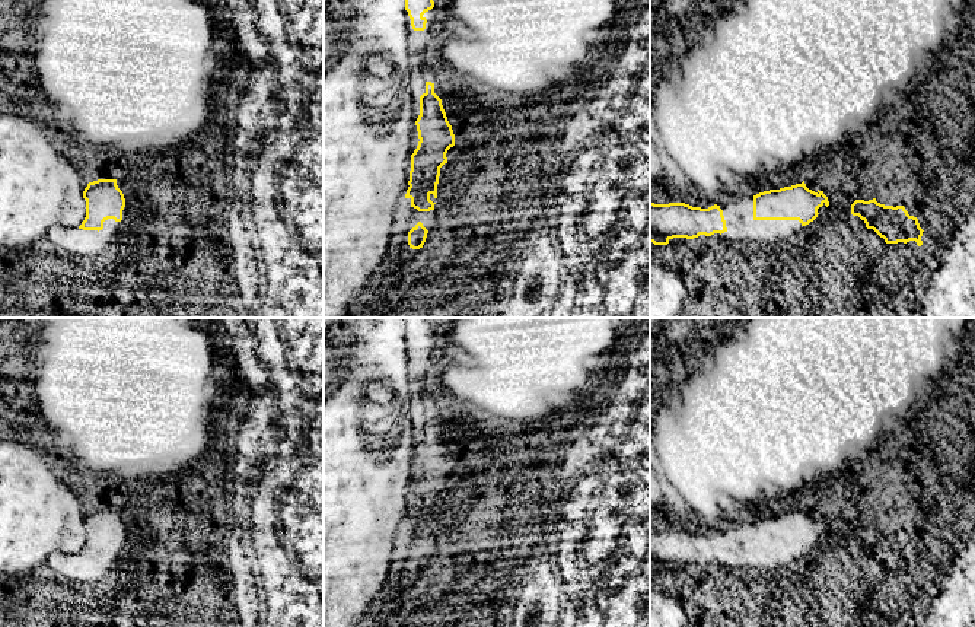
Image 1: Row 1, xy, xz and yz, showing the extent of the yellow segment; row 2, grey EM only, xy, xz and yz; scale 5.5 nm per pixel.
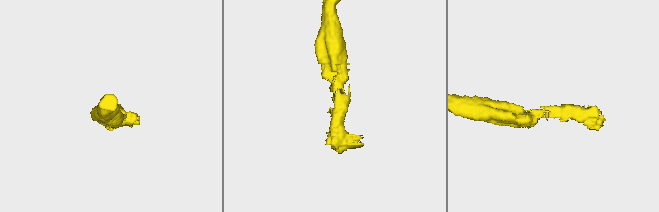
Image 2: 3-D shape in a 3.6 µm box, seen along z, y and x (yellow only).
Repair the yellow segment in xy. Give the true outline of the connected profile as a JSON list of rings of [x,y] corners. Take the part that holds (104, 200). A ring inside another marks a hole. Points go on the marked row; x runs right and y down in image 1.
[[[98,179],[89,182],[83,191],[86,200],[86,217],[79,226],[83,230],[102,230],[103,222],[122,220],[125,198],[117,185],[117,179]]]

